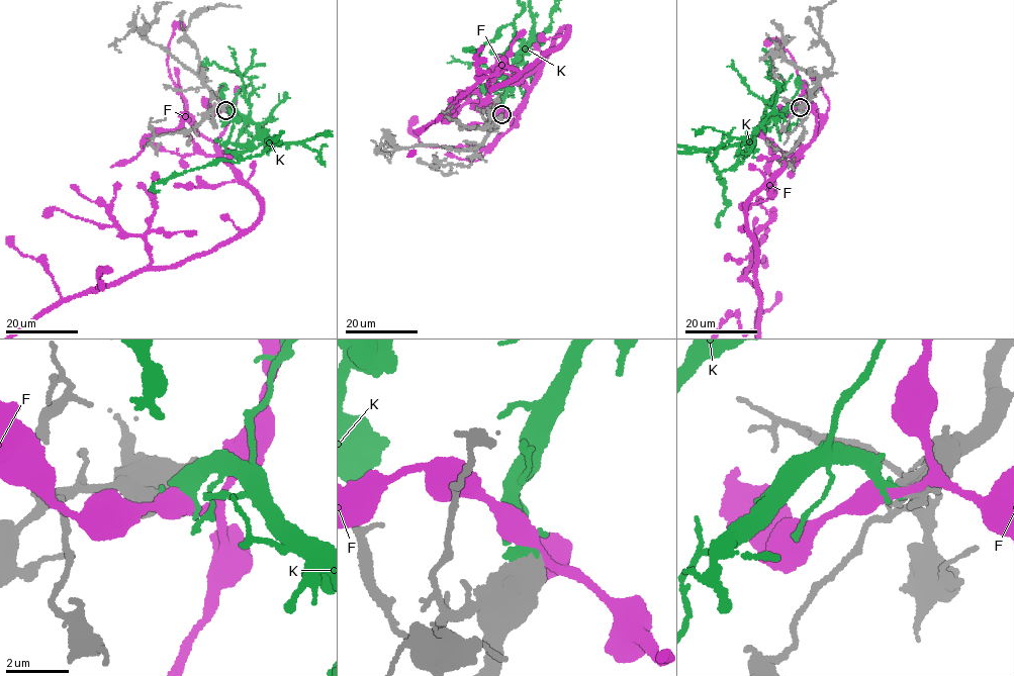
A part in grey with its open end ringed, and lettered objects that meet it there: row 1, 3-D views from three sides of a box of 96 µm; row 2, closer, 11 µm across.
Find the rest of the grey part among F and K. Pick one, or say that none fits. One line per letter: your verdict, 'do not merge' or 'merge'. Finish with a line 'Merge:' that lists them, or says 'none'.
F: do not merge
K: merge
Merge: K

